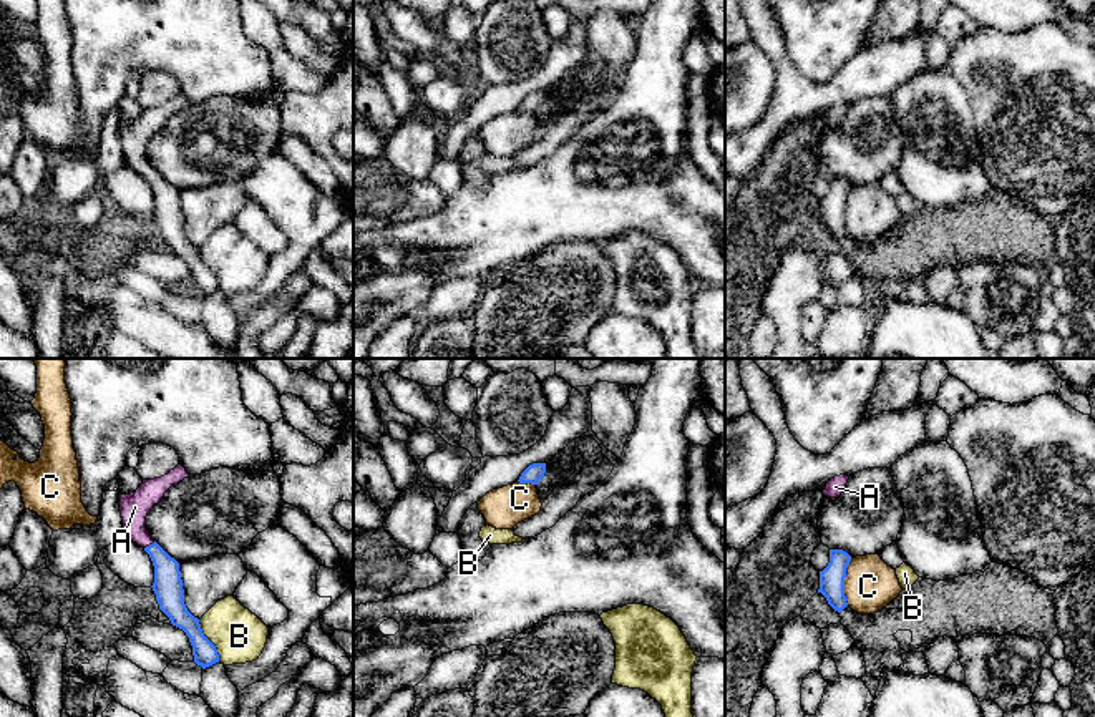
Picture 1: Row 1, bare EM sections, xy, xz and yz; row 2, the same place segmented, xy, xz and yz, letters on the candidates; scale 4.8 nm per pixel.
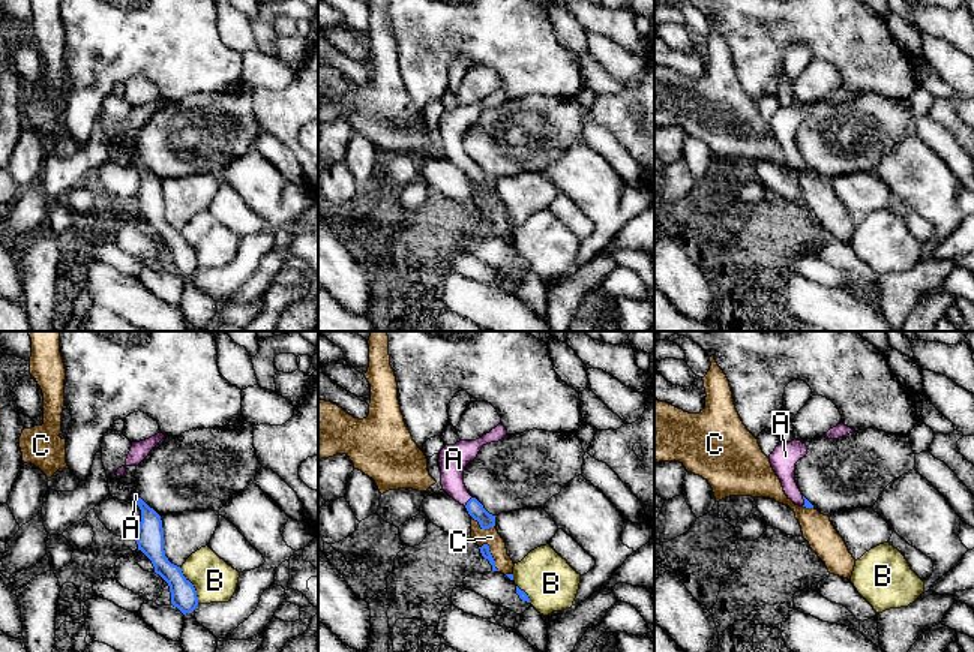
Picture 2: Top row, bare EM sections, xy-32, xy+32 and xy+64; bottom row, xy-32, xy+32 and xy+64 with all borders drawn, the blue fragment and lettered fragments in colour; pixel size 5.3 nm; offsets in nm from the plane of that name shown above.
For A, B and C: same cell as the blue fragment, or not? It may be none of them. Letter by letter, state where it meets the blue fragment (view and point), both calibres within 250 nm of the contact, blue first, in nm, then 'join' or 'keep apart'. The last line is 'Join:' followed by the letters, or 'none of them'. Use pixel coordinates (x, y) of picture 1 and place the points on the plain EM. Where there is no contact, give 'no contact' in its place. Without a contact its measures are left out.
A: xy (150, 173) | 140/140 nm | join
B: xy (209, 269) | 120/260 nm | keep apart
C: yz (843, 209) | 130/260 nm | keep apart
Join: A

